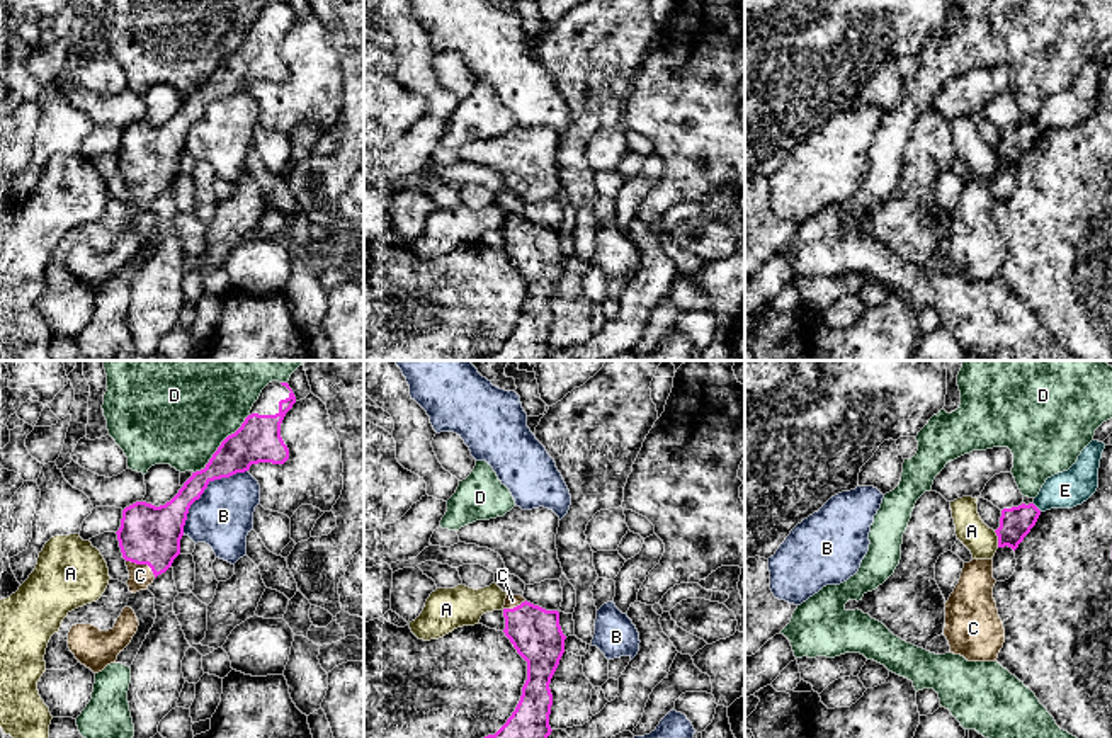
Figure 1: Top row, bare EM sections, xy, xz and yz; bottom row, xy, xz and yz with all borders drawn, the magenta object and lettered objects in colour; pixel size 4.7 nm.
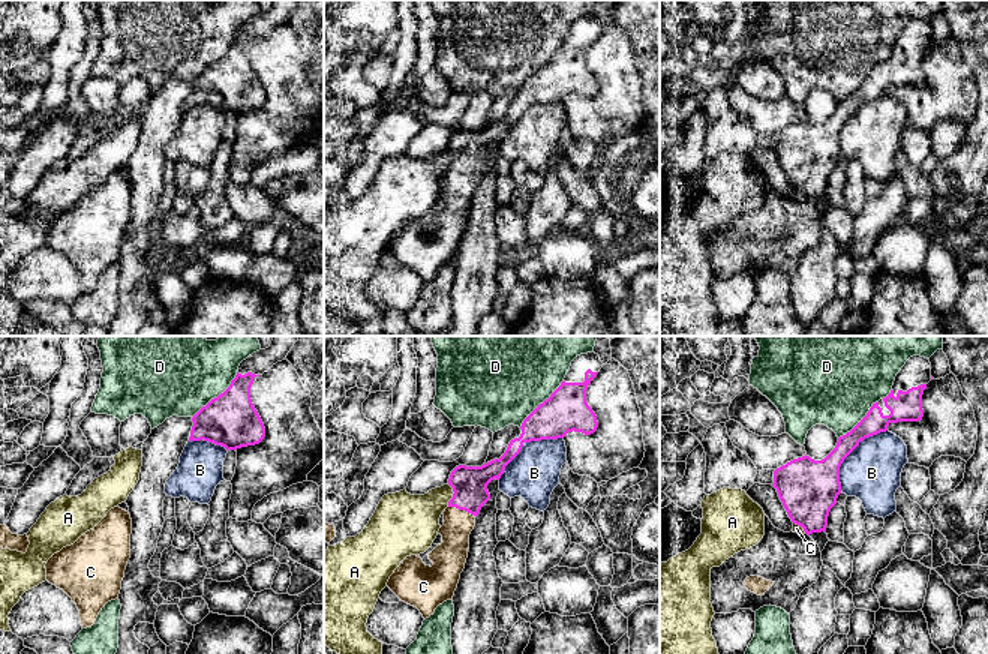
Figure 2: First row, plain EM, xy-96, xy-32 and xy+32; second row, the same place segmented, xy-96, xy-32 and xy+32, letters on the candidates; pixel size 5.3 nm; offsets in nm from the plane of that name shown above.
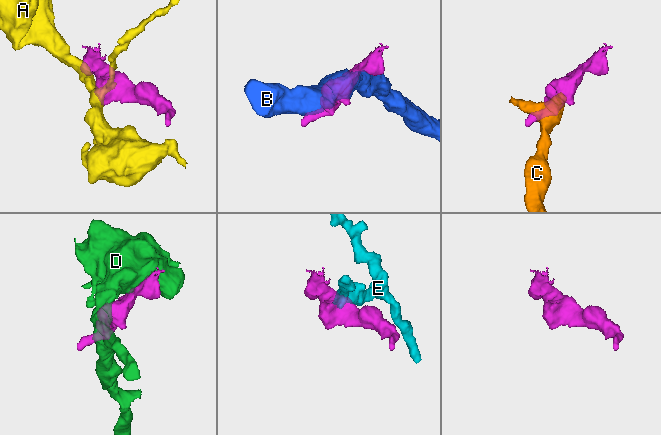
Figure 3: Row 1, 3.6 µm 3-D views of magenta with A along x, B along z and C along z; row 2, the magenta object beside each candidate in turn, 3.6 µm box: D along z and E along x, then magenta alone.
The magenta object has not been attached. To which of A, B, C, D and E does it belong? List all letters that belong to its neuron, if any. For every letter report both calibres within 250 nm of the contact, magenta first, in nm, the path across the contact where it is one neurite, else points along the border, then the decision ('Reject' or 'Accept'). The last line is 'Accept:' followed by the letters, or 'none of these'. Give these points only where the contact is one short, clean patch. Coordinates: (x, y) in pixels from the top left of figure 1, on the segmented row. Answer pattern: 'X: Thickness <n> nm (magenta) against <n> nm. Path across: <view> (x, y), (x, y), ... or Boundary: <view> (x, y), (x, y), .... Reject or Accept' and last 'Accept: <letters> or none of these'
A: Thickness 150 nm (magenta) against 150 nm. Boundary: yz (993, 531), (998, 546). Reject
B: Thickness 180 nm (magenta) against 280 nm. Reject
C: Thickness 280 nm (magenta) against 110 nm. Path across: xy (148, 534), (148, 553), (143, 563), (140, 575). Accept
D: Thickness 220 nm (magenta) against 480 nm. Reject
E: Thickness 150 nm (magenta) against 180 nm. Boundary: yz (1032, 504), (1041, 510). Reject
Accept: C

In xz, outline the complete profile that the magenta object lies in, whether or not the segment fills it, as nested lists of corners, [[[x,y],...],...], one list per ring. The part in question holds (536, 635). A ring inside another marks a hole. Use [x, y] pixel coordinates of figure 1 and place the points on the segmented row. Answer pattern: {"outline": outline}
{"outline": [[[507,593],[503,605],[505,636],[527,661],[527,680],[520,701],[495,733],[485,738],[547,738],[553,694],[551,678],[565,653],[566,636],[559,612],[527,602],[522,595]]]}

